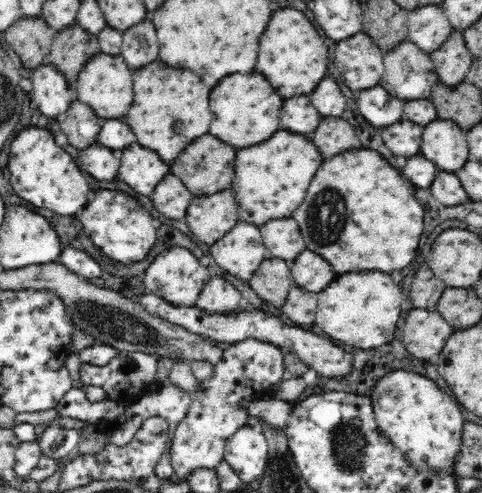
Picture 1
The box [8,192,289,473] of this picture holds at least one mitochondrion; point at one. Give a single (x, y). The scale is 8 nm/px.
(112, 324)

